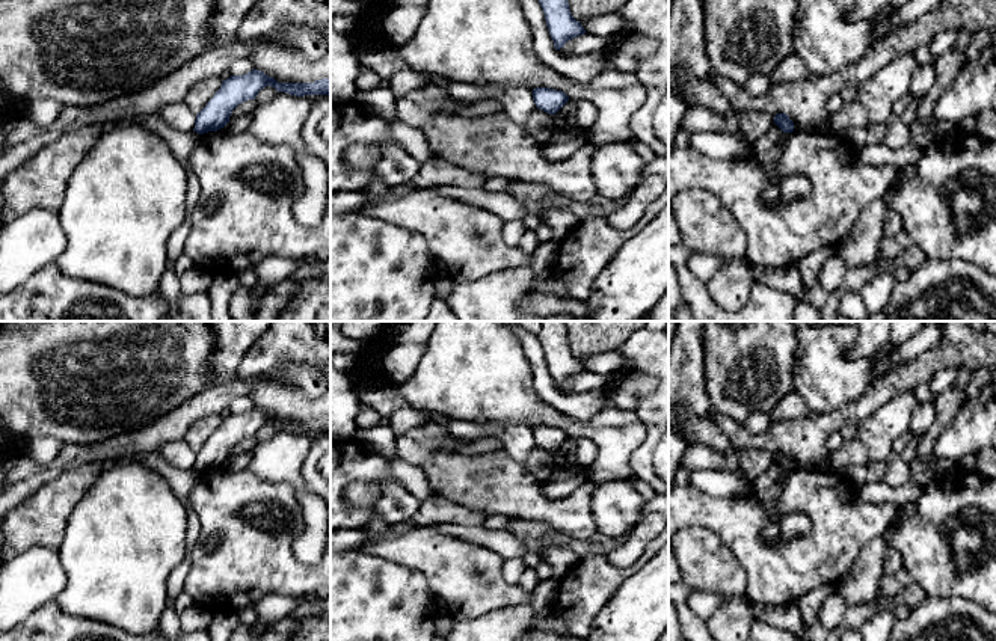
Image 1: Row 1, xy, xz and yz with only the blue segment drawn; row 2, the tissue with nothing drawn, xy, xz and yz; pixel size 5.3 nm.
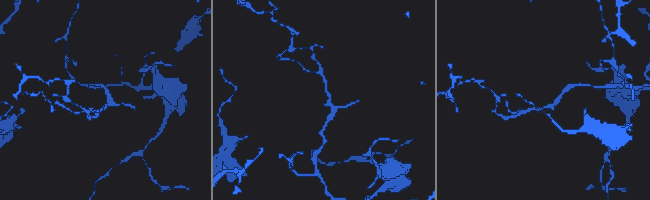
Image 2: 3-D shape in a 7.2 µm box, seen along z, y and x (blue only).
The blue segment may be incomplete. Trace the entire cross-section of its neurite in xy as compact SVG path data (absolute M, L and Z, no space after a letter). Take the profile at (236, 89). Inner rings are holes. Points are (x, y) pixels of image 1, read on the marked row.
M254 68L247 74L231 75L222 81L220 89L196 115L193 131L204 134L223 128L229 122L232 110L247 100L255 100L266 86L296 97L330 95L330 78L315 80L314 83L278 83L273 77Z

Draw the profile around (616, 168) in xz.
M631 142L598 146L590 161L598 195L611 201L631 196L643 181L646 164Z

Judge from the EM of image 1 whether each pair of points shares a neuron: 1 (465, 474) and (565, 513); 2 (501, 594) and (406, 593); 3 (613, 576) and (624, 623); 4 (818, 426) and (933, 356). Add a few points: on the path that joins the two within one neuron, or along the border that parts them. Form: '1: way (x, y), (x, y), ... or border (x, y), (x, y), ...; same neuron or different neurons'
1: way (489, 483), (500, 484), (541, 509); same neuron
2: border (409, 566), (424, 576), (427, 587), (438, 598); different neurons
3: border (642, 567), (622, 584), (595, 620); different neurons
4: way (847, 415), (859, 410), (889, 385), (904, 377); same neuron

